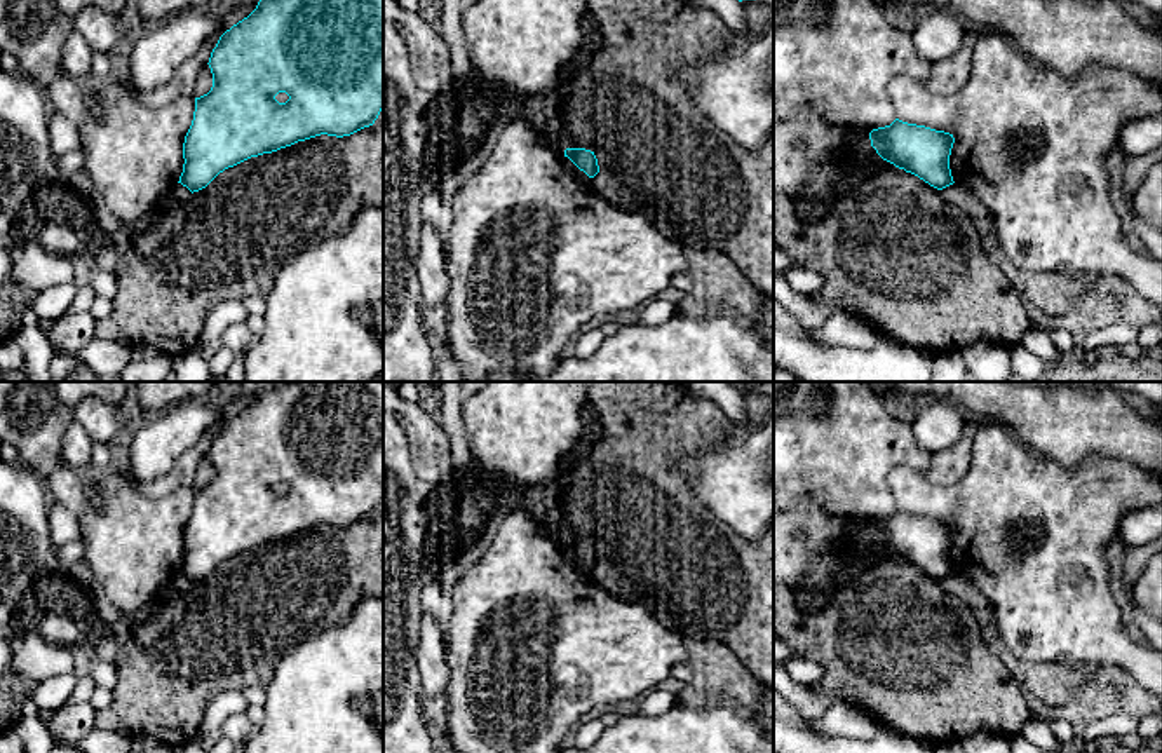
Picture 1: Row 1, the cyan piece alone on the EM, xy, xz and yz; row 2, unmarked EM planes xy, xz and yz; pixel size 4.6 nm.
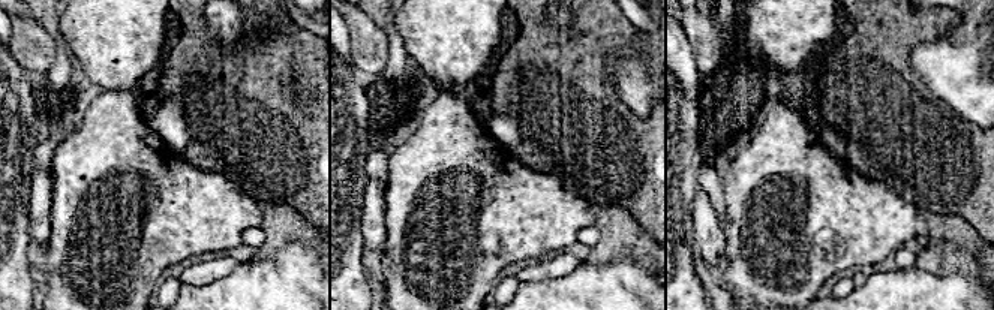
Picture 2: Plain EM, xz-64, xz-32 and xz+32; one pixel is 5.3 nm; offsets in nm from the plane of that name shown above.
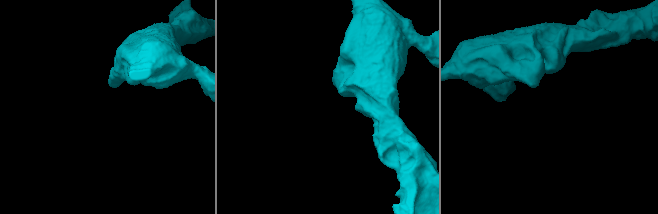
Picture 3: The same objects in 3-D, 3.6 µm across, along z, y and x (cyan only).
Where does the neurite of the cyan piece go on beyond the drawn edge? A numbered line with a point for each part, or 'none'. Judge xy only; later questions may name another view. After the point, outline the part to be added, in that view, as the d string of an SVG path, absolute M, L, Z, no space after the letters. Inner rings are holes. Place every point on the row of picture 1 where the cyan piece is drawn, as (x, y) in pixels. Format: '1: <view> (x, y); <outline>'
none

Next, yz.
none

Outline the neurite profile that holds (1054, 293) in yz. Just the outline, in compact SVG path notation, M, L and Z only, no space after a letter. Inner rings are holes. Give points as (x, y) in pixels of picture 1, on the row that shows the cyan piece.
M953 183L941 190L944 199L965 213L981 237L983 249L990 261L996 265L1002 274L1019 293L1024 303L1038 309L1042 317L1052 319L1056 315L1070 314L1084 305L1087 298L1096 293L1096 275L1078 272L1028 272L1017 268L1002 249L993 218L988 207L967 188Z

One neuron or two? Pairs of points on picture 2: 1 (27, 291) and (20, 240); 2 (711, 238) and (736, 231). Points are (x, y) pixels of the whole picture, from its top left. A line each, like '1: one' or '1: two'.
1: one
2: two

